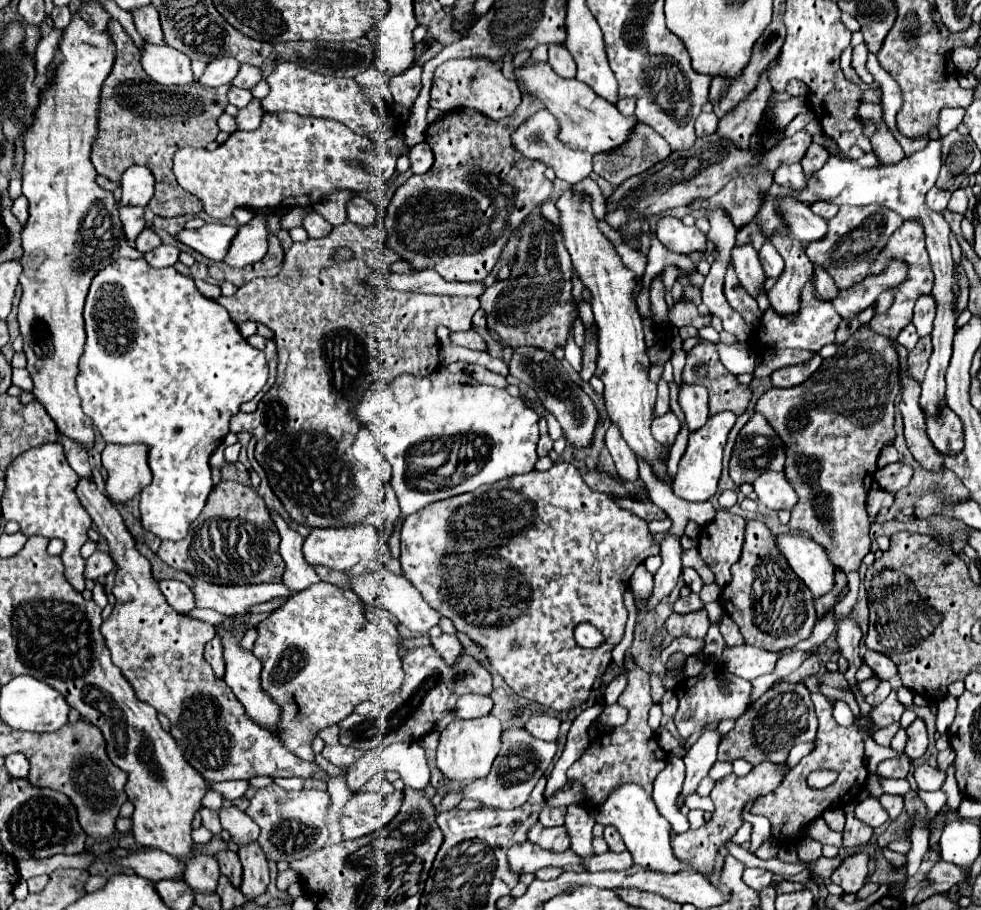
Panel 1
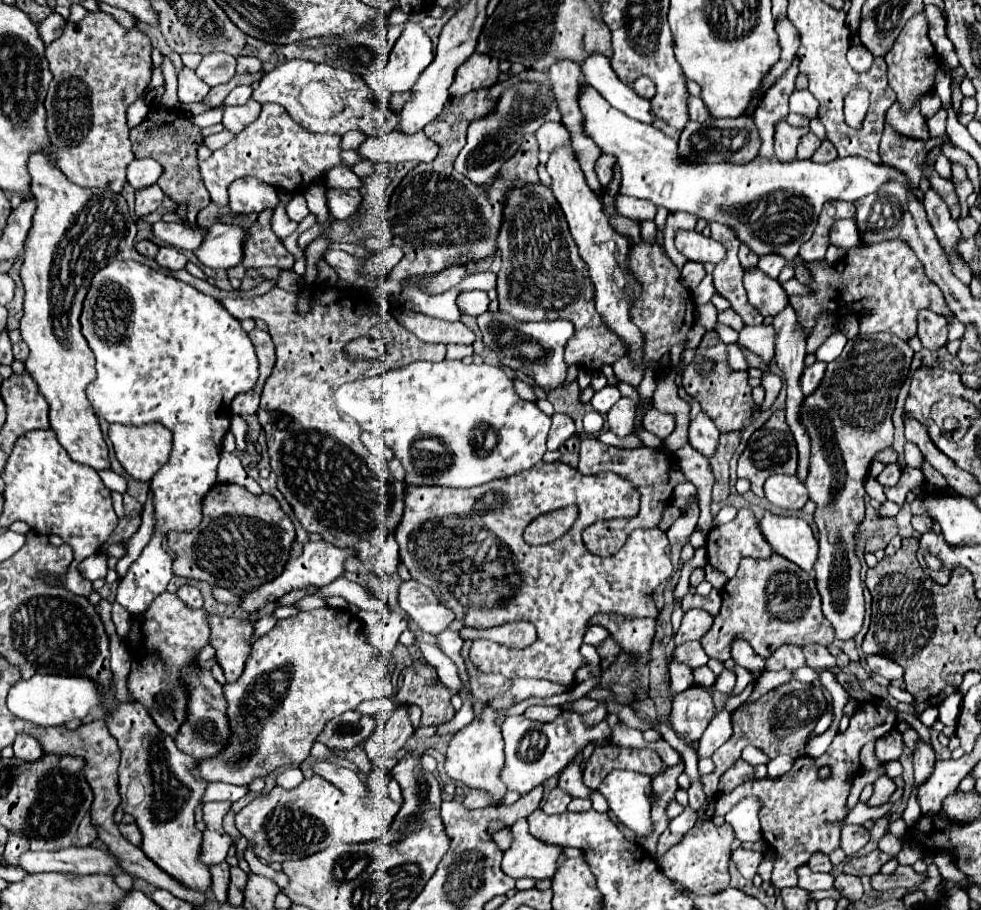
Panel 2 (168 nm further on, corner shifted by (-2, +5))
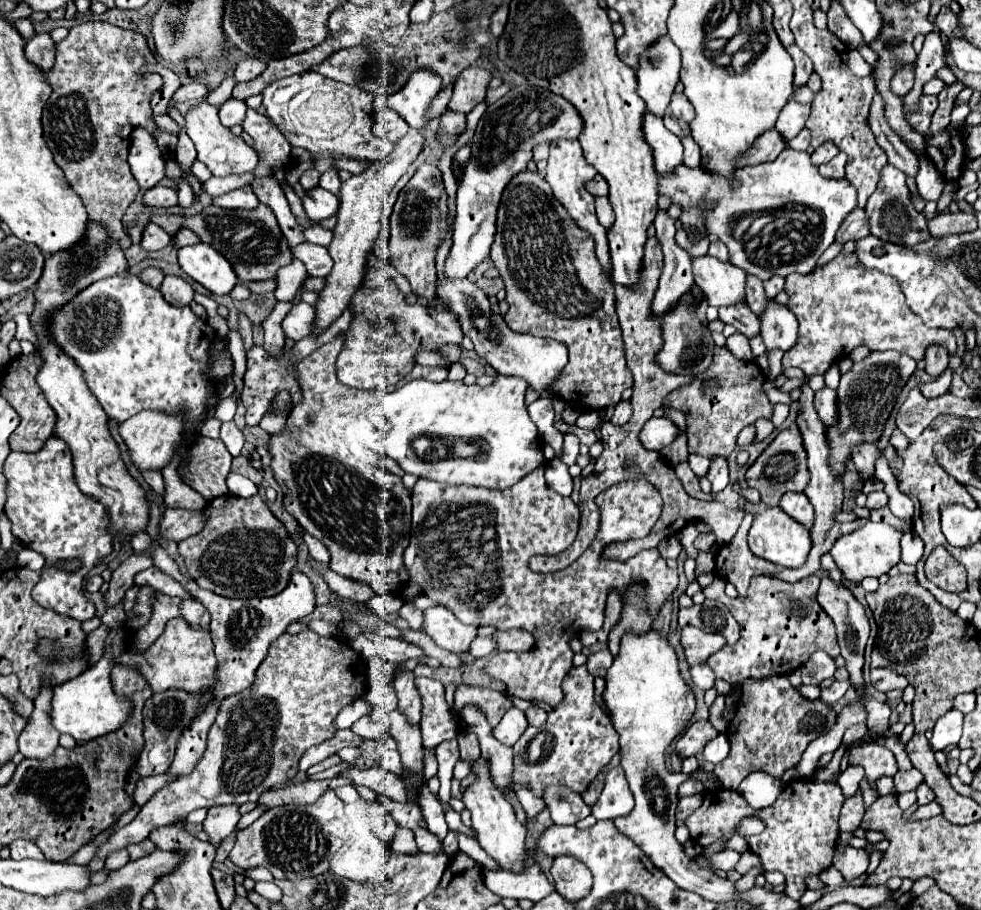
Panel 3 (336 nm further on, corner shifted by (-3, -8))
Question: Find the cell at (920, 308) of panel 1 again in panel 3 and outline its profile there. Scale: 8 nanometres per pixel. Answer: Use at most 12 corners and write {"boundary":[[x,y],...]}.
{"boundary":[[945,347],[925,351],[925,371],[939,377],[949,365]]}

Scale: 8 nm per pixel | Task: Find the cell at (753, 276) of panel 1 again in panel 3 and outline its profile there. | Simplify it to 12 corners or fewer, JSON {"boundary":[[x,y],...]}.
{"boundary":[[767,301],[759,315],[767,349],[787,351],[797,341],[789,307]]}

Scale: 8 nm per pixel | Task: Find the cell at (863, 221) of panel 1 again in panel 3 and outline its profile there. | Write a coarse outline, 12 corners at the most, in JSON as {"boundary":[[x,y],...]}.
{"boundary":[[883,169],[865,213],[871,235],[913,247],[931,239],[905,175]]}

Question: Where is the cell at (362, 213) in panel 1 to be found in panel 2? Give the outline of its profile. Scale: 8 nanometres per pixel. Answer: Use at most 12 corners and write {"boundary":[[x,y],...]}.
{"boundary":[[326,188],[326,206],[336,220],[358,210],[358,190]]}

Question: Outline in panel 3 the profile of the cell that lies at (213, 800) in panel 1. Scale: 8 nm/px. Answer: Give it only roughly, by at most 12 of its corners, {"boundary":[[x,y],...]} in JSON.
{"boundary":[[237,805],[211,807],[203,821],[209,843],[219,847],[237,827]]}

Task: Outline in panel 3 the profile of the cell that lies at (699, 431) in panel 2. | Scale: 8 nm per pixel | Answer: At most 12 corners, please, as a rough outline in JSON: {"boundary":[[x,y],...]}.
{"boundary":[[709,459],[707,479],[713,491],[729,485],[727,459]]}

